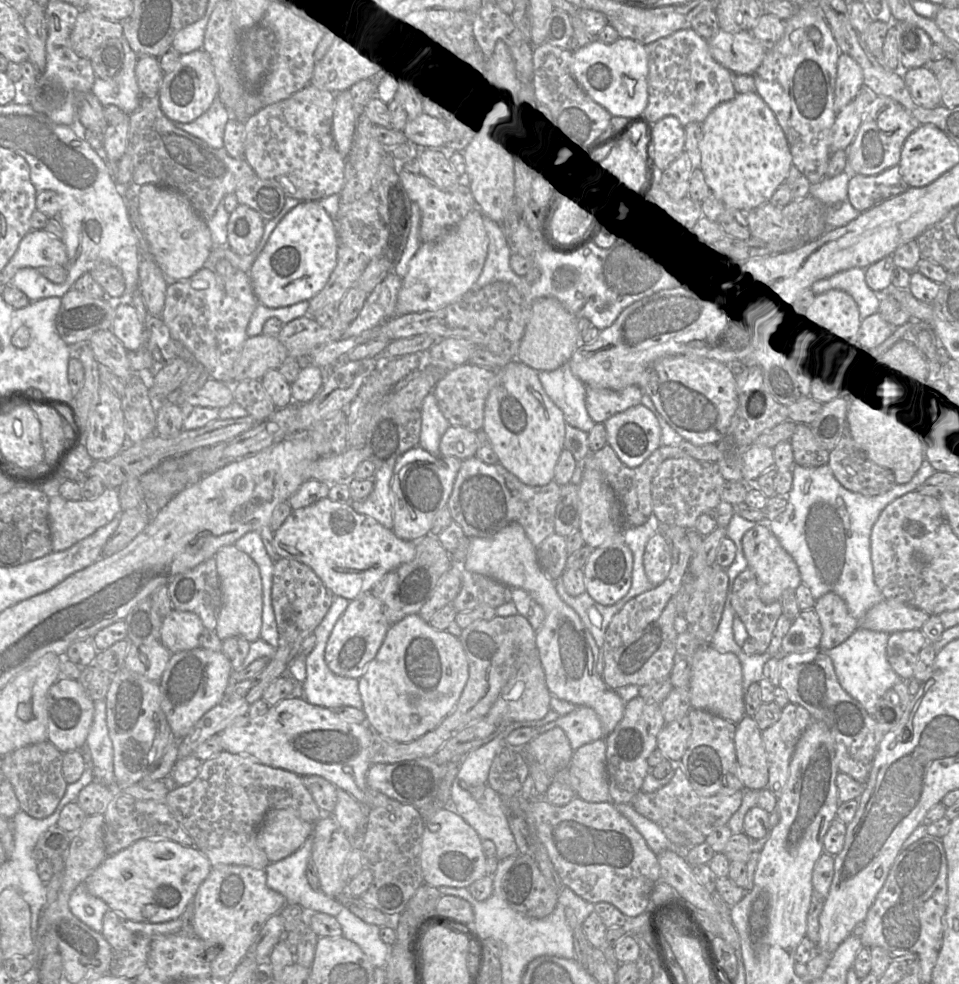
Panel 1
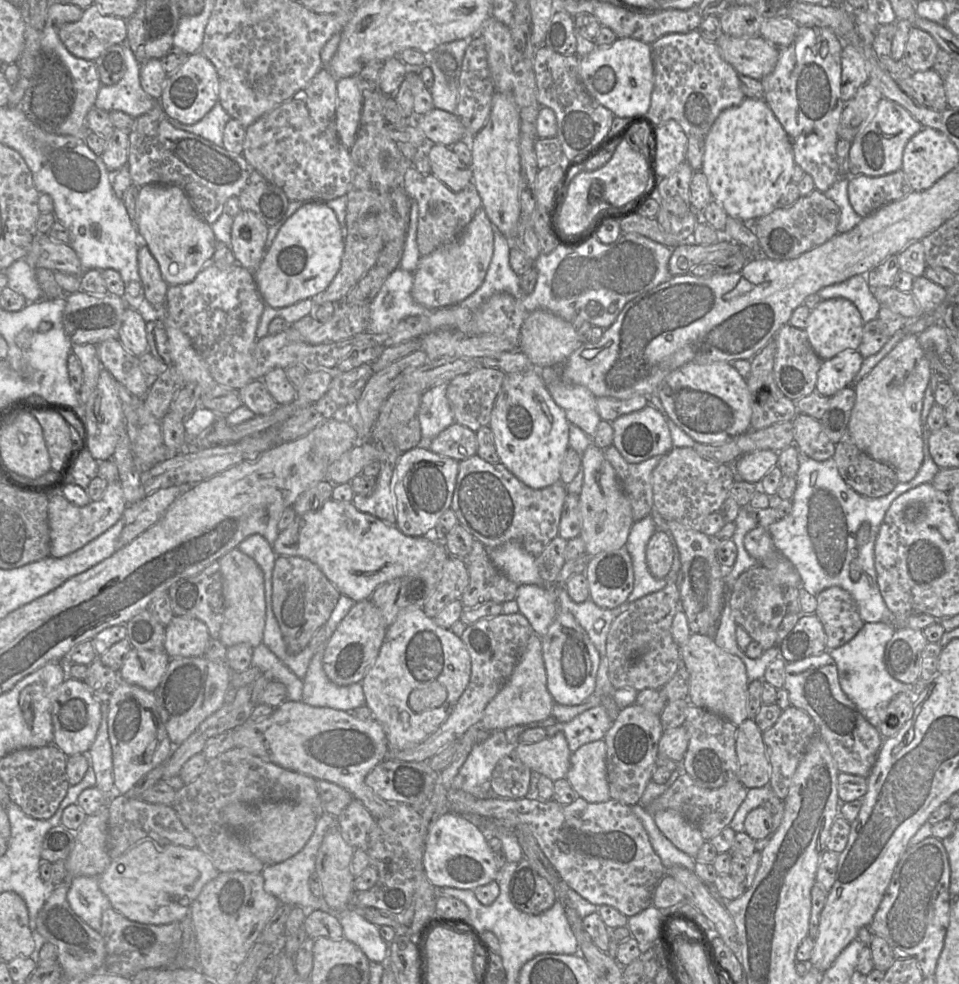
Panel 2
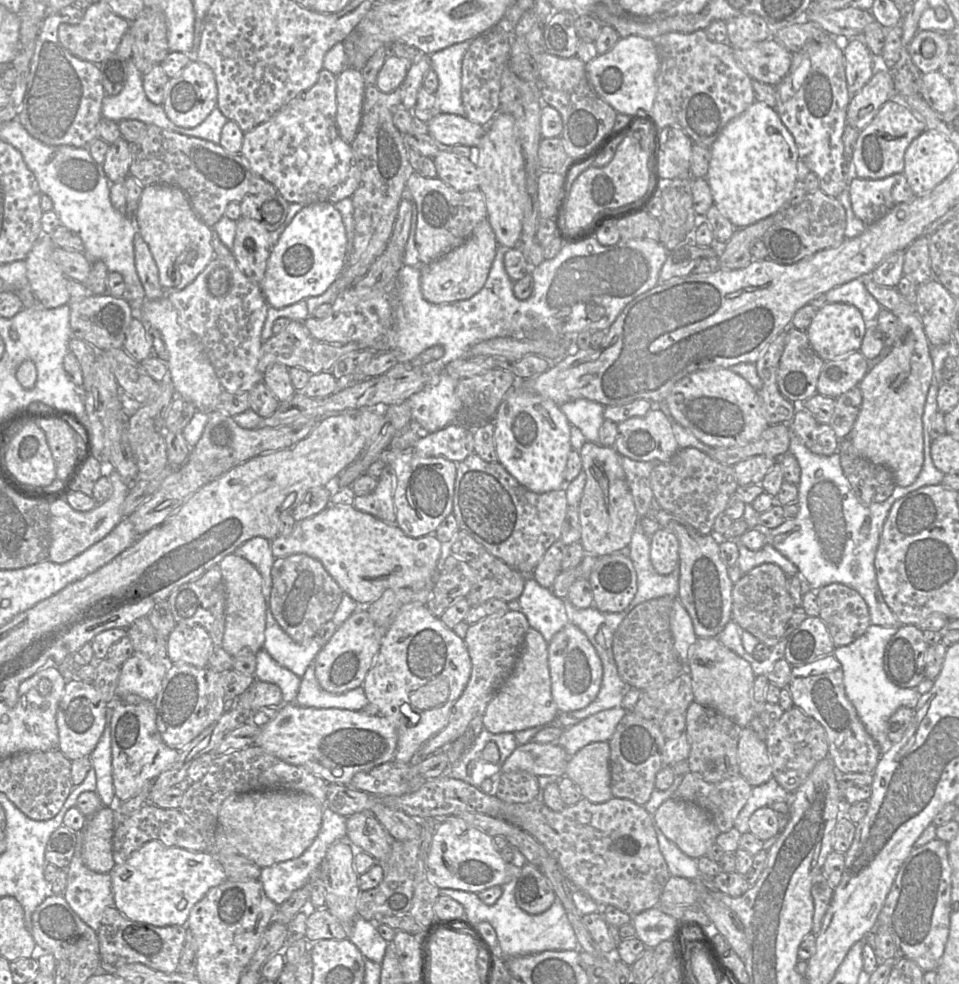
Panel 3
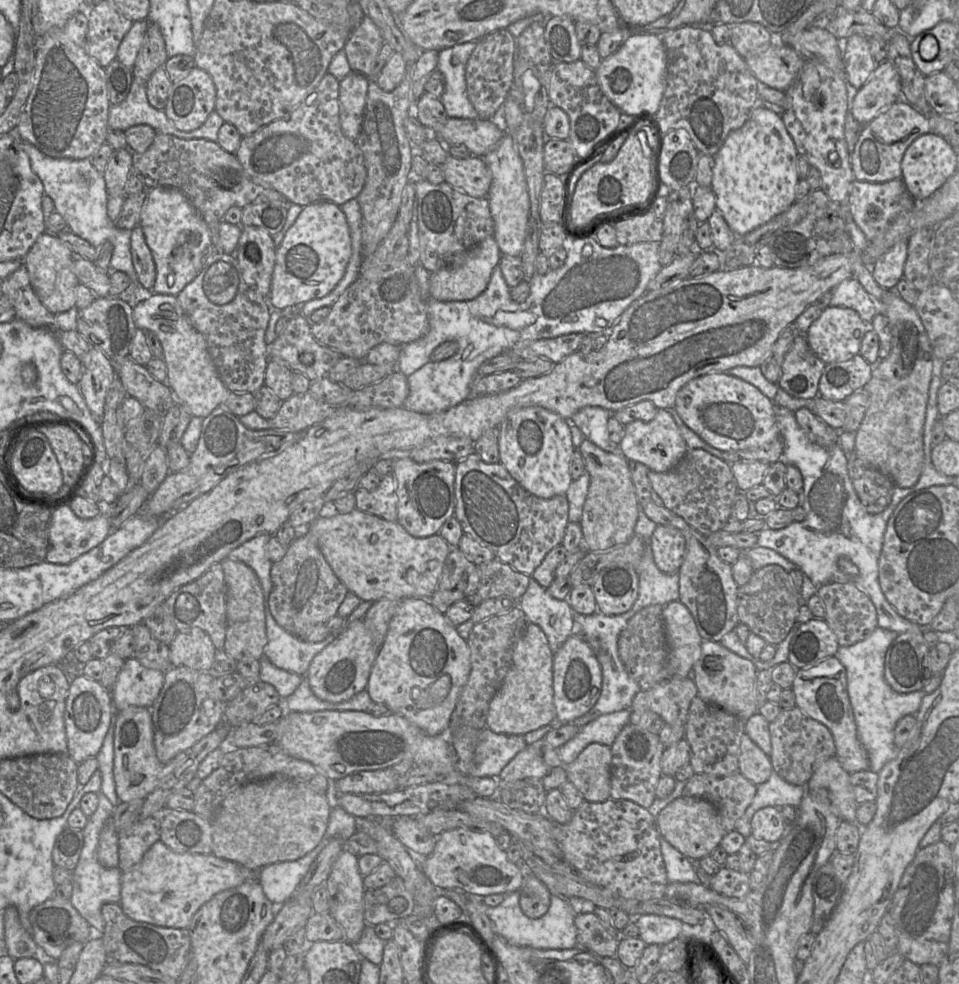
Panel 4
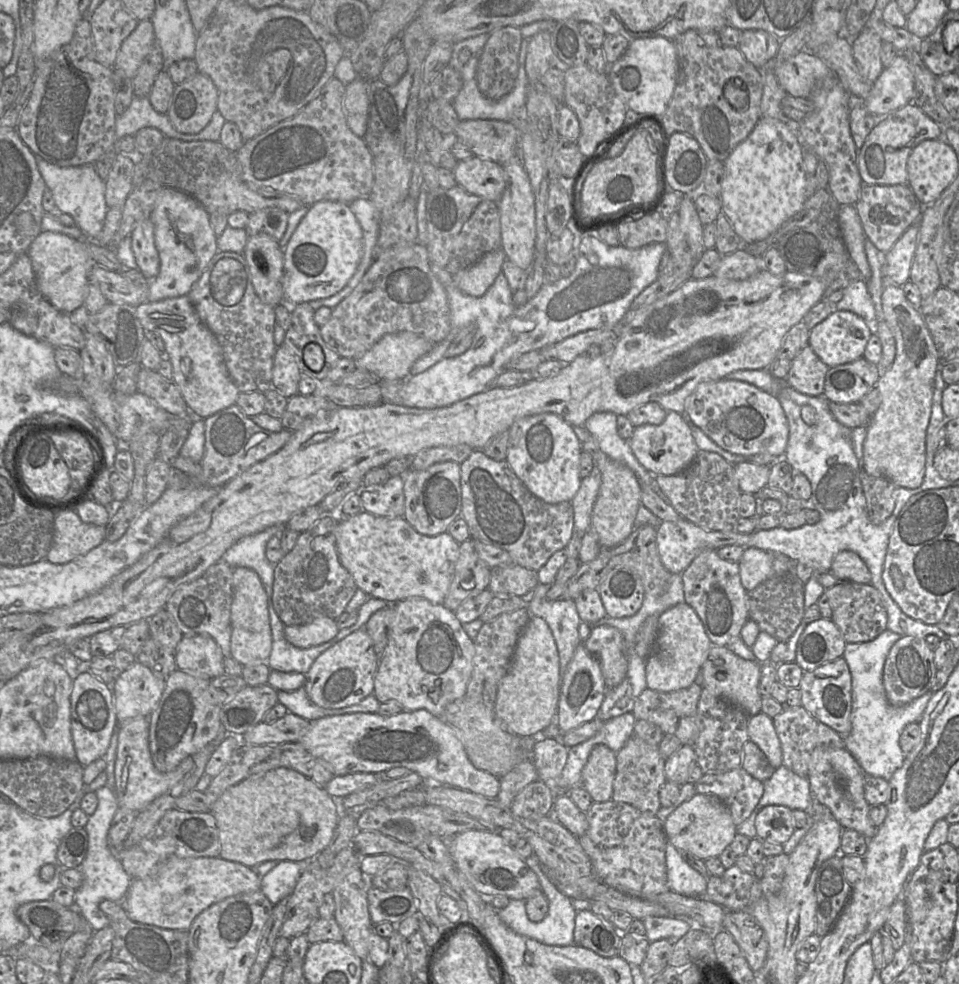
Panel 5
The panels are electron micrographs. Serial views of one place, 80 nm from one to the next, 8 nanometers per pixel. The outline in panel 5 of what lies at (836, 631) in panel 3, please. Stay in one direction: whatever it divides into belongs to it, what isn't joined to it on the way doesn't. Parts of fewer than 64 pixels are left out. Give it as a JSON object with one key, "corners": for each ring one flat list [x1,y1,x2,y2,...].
{"corners":[[839,581,825,589,832,610,831,620,840,630,846,643,868,642,887,629,887,611,880,592,870,584]]}

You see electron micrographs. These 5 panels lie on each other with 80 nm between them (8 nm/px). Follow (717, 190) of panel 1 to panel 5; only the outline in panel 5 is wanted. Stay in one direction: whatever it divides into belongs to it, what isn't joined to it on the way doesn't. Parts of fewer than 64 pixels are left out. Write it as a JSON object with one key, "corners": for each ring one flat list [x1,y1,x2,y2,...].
{"corners":[[761,117,750,135,724,161,725,174,720,201,722,213,745,244,763,240,795,215,806,201,807,175,803,162,803,147,795,132,783,119]]}

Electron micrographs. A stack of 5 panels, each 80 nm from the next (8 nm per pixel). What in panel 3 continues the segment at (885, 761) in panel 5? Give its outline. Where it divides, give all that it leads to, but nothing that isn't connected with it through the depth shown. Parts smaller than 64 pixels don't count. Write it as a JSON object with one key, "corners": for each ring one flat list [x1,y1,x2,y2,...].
{"corners":[[871,624,866,632,849,645,836,647,834,657,843,670,843,683,847,698,852,703,866,731,878,744,881,754,891,747,887,735,887,723,900,707,914,709,921,697,916,688,900,688,888,679,884,670,884,653,890,639,896,634,896,626]]}

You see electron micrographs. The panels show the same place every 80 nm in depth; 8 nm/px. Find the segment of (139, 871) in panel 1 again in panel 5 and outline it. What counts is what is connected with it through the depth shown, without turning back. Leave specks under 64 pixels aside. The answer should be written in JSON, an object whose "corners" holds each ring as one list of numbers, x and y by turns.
{"corners":[[171,855,156,875,131,880,121,901,128,917,163,929,188,931,194,919,211,905,228,897,261,889,261,877,250,867,220,857,180,858]]}

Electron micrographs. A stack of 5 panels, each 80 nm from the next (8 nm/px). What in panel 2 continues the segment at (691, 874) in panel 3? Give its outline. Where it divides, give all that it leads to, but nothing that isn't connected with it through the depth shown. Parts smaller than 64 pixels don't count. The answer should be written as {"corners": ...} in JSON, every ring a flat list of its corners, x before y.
{"corners":[[640,804,630,806,635,816,646,830,650,843,660,857,663,866,669,869,673,866,682,866,694,871,695,859,676,848,657,827,653,815]]}

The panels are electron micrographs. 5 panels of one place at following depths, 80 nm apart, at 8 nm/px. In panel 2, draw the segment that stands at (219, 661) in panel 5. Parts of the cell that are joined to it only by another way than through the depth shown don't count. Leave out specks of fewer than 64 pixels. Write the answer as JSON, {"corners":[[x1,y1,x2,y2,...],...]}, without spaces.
{"corners":[[174,615,165,627,164,651,170,658,201,657,209,640,208,628,203,622]]}

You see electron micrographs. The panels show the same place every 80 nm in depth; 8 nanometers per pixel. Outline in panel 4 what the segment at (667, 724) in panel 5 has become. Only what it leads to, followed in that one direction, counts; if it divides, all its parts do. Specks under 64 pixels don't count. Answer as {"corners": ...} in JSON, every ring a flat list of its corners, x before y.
{"corners":[[689,677,670,678,639,691,632,701,631,710,652,711,665,723,685,725,690,704,697,694,697,686]]}

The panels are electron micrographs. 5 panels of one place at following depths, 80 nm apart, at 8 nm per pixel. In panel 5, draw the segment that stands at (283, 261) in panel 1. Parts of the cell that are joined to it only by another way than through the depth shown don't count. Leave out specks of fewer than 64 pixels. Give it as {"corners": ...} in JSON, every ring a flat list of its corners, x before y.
{"corners":[[322,200,310,205,308,207,308,212,301,219,297,228,293,232,287,246,283,250,284,265,283,265,282,284,284,290,284,301,287,302,289,305,296,305,299,303,307,303,317,299,328,298,336,294,347,284,349,279,353,276,360,263,362,255,363,255,363,231,356,216,351,211,348,203,335,200]]}

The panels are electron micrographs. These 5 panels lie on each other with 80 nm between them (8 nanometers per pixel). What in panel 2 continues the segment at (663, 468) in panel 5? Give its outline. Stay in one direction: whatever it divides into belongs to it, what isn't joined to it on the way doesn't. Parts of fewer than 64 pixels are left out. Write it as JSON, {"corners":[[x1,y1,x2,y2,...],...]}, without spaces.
{"corners":[[651,405,611,422,613,446,629,463,640,463,668,453,672,439,663,416]]}

